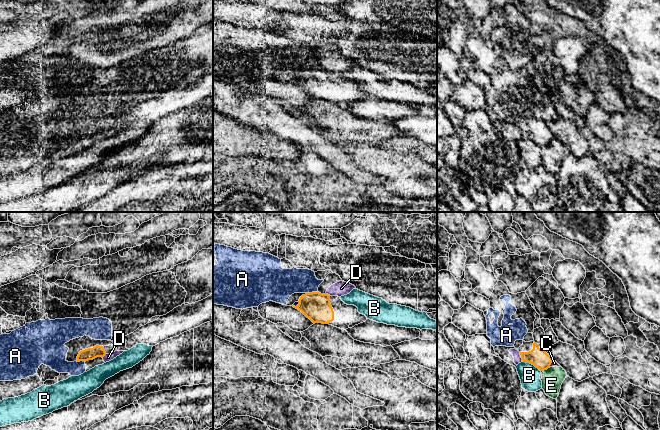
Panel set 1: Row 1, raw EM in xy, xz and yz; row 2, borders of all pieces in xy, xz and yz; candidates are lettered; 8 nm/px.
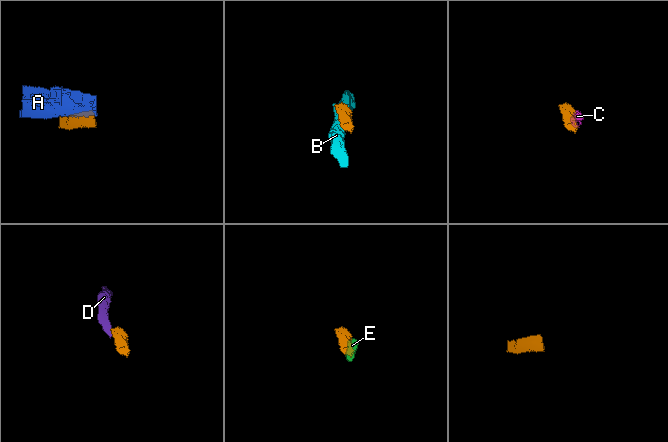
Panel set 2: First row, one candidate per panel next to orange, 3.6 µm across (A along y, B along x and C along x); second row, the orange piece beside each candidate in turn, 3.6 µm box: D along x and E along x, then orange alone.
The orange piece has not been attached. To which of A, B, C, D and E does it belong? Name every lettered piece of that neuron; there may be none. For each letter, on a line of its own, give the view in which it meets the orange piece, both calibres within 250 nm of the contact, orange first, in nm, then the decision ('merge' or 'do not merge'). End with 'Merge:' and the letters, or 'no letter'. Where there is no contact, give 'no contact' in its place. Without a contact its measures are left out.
A: xz | 220/220 nm | do not merge
B: yz | 150/160 nm | do not merge
C: yz | 150/50 nm | do not merge
D: yz | 150/60 nm | do not merge
E: yz | 150/170 nm | do not merge
Merge: no letter

